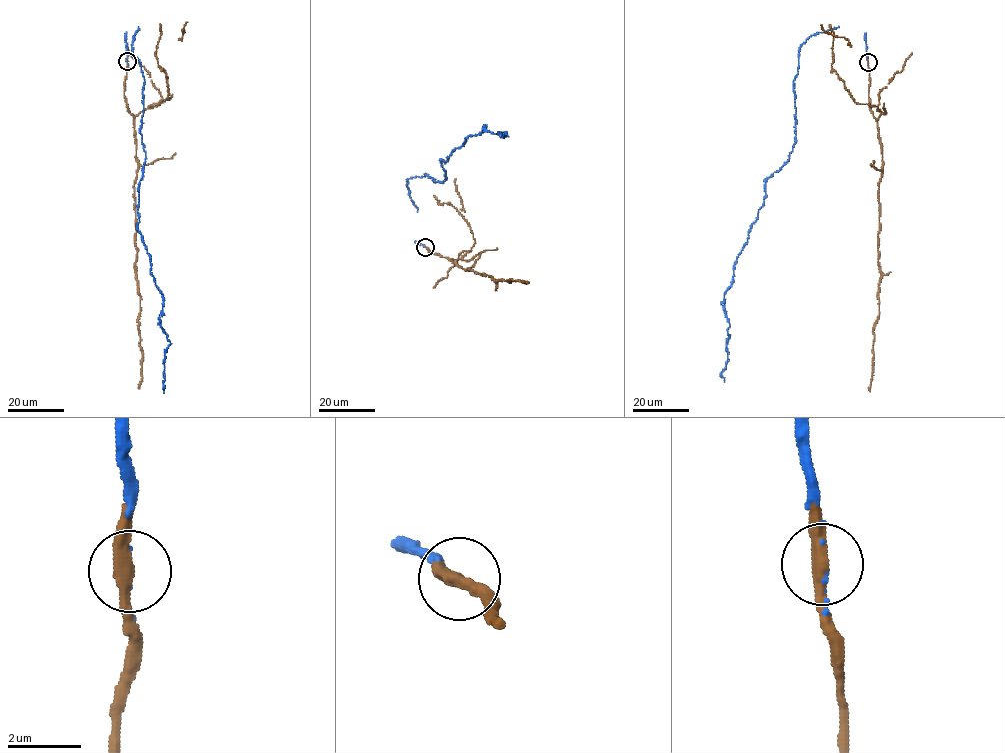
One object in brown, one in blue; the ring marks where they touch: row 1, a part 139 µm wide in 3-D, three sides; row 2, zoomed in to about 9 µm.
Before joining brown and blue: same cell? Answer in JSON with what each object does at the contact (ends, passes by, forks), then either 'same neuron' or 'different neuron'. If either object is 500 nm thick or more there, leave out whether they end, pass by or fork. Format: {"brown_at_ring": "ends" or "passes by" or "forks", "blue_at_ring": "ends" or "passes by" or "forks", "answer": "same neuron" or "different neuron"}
{"brown_at_ring": "passes by", "blue_at_ring": "ends", "answer": "same neuron"}

